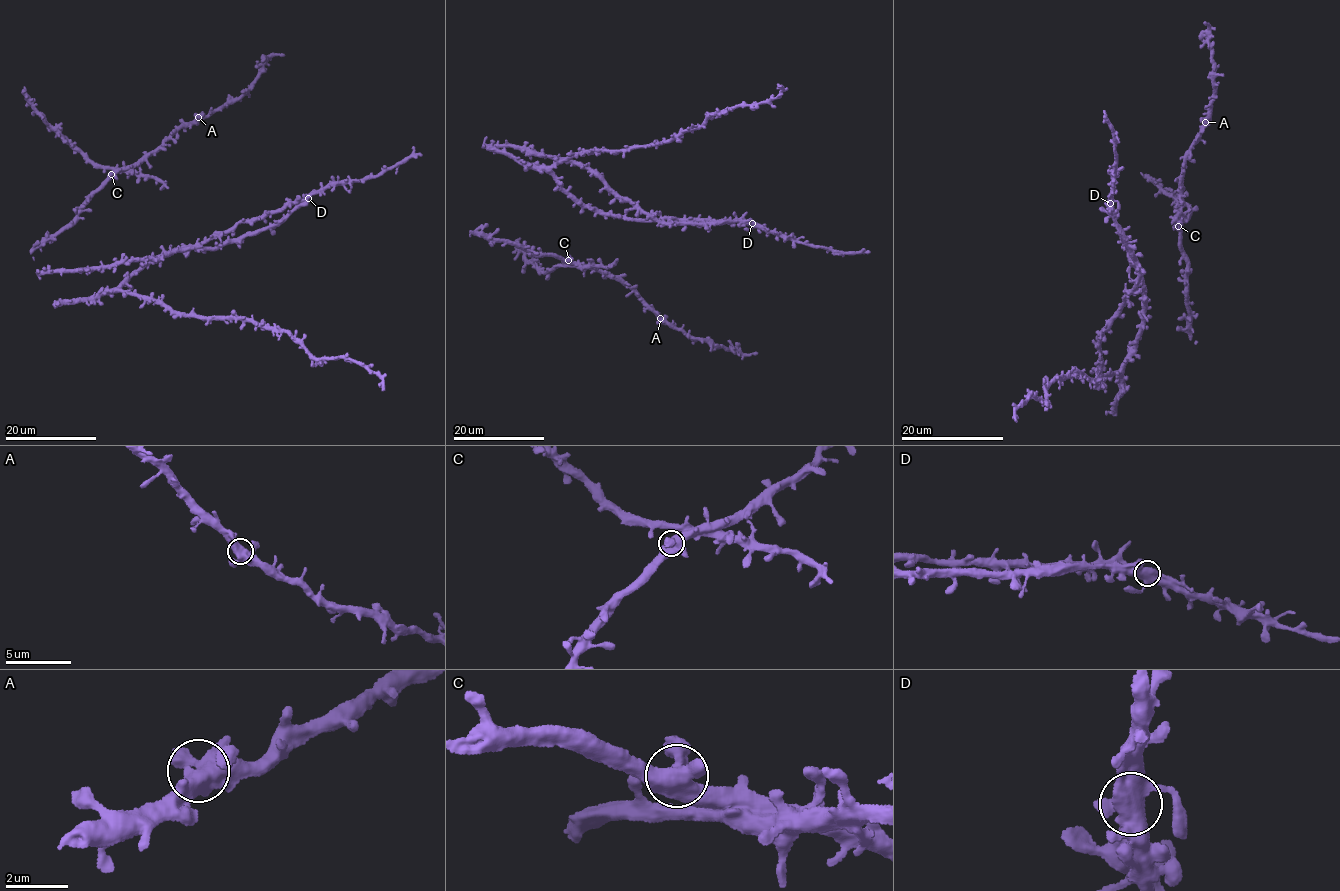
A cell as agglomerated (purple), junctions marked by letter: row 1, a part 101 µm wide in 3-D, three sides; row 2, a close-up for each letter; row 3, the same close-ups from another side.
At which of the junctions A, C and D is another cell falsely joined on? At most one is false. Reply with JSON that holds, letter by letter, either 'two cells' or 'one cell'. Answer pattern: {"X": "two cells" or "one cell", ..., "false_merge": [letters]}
{"A": "one cell", "C": "one cell", "D": "one cell", "false_merge": []}

